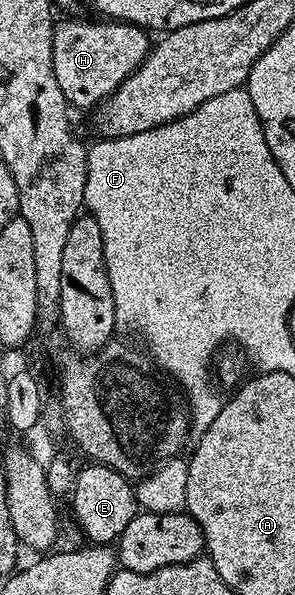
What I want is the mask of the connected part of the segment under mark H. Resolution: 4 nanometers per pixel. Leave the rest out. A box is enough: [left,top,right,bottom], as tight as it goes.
[51,20,151,109]

